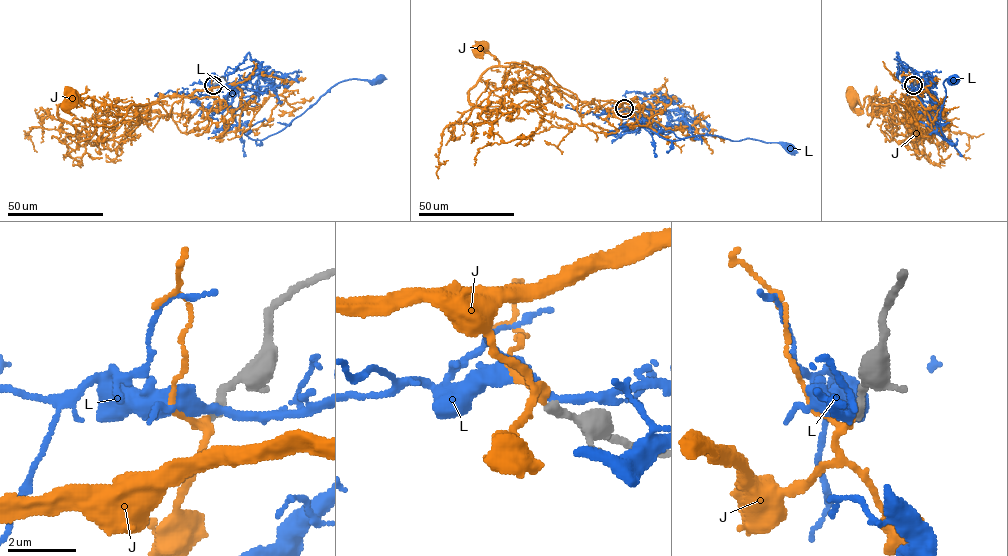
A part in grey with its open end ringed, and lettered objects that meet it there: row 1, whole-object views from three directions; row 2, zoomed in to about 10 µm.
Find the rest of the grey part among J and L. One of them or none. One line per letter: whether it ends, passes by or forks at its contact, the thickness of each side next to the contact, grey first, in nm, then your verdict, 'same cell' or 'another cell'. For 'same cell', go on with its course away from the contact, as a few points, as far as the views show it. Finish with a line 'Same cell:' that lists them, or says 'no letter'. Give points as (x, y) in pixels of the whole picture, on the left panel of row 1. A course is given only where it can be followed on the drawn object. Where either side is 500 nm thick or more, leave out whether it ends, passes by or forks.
J: it passes by | 280/190 nm | same cell | via (213, 85), (186, 96), (165, 96), (140, 106), (119, 107), (88, 96), (83, 107), (76, 99), (72, 100)
L: it passes by | 300/280 nm | another cell
Same cell: J

